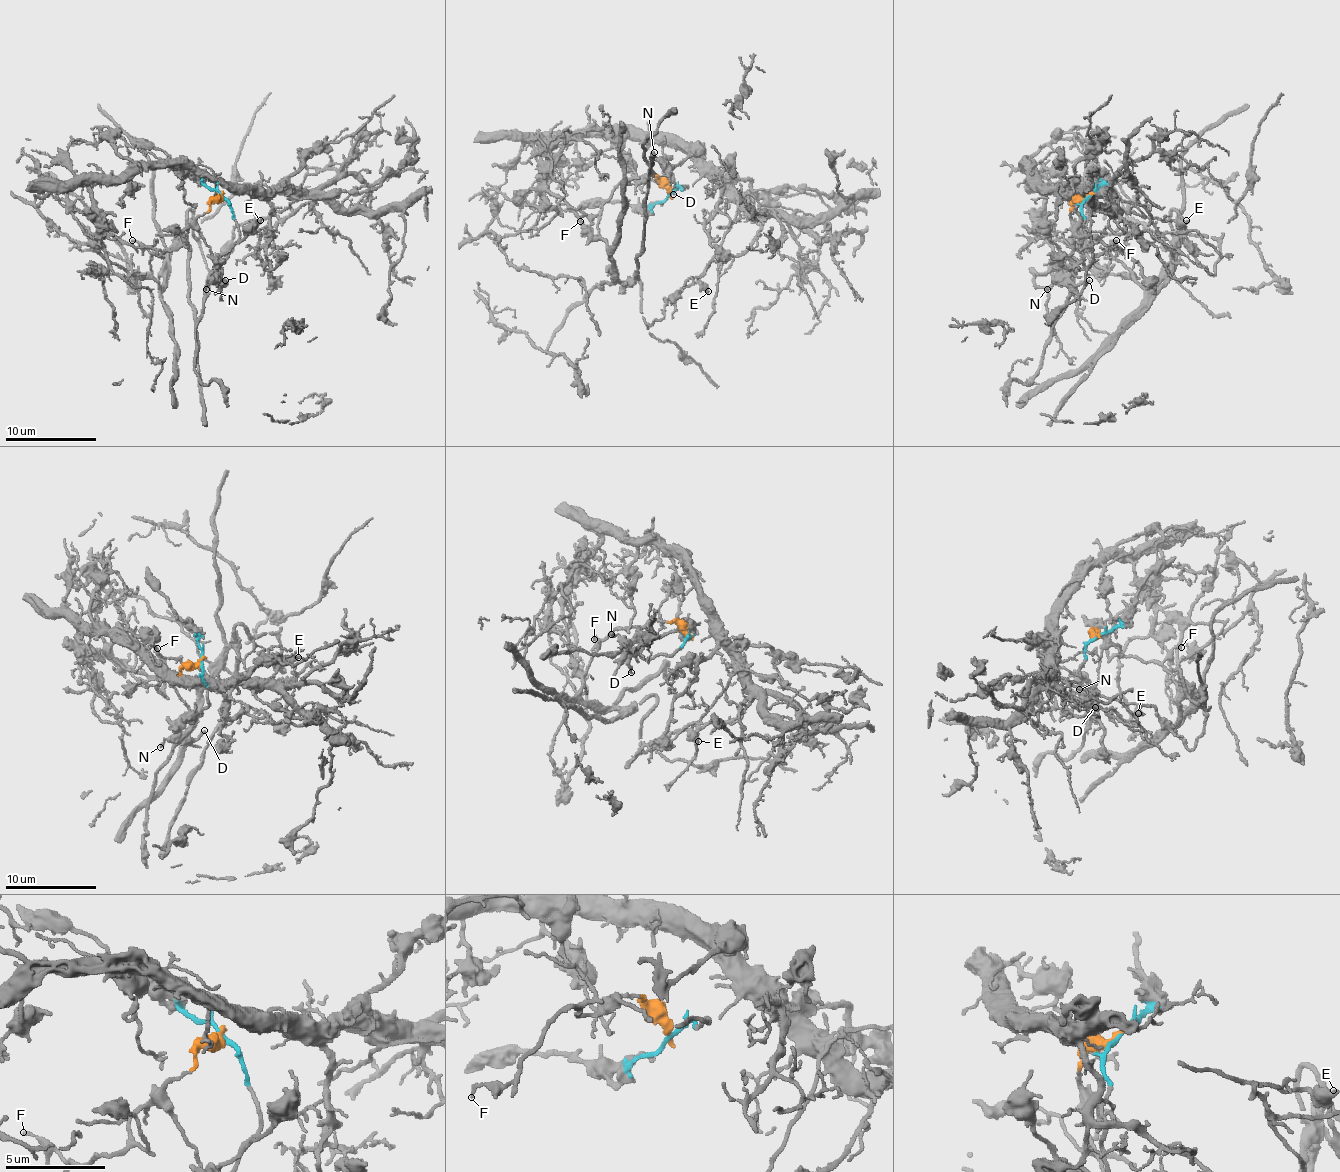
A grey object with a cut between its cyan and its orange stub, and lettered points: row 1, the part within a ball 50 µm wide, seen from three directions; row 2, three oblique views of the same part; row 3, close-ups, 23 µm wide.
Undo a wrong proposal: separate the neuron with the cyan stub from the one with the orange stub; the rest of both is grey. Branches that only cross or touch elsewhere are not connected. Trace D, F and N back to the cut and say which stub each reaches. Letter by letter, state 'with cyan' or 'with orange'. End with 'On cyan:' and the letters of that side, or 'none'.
D: with cyan
F: with orange
N: with cyan
On cyan: D, N

